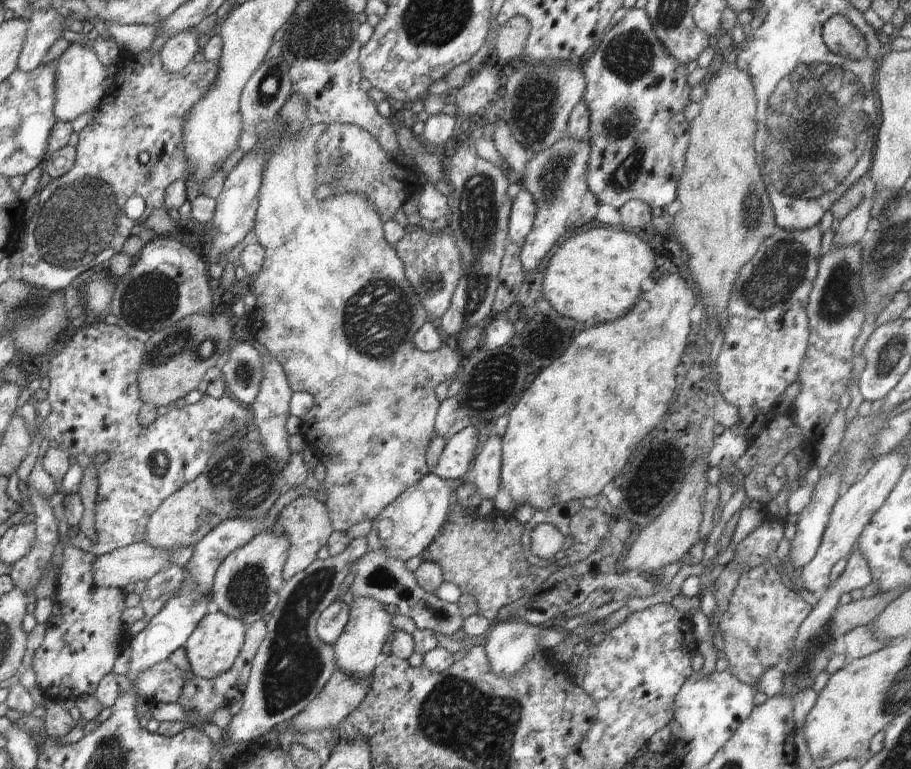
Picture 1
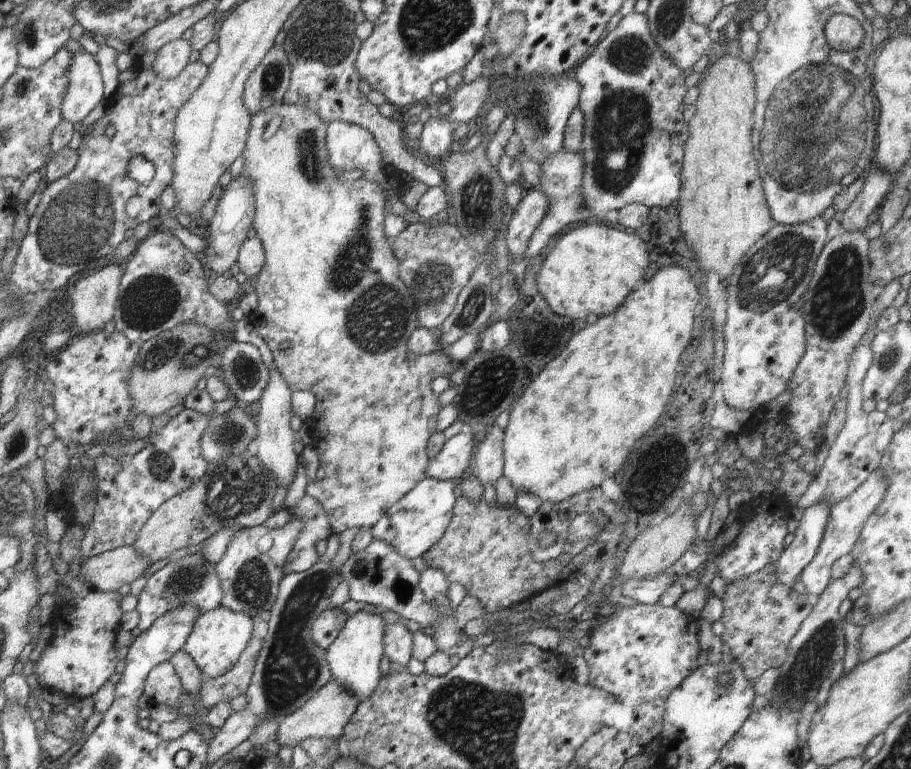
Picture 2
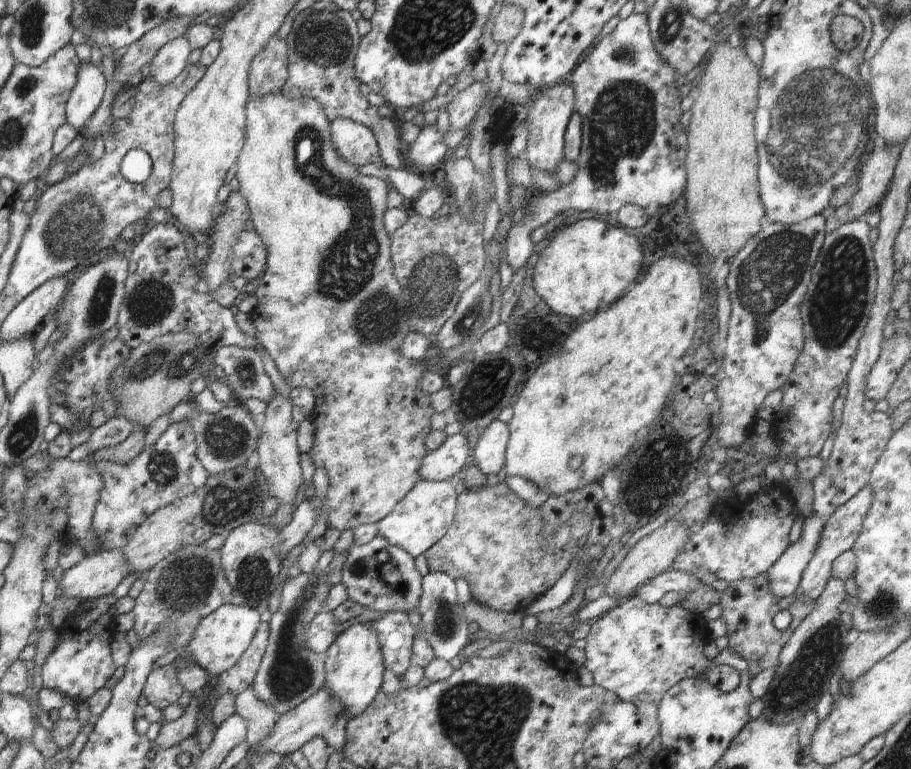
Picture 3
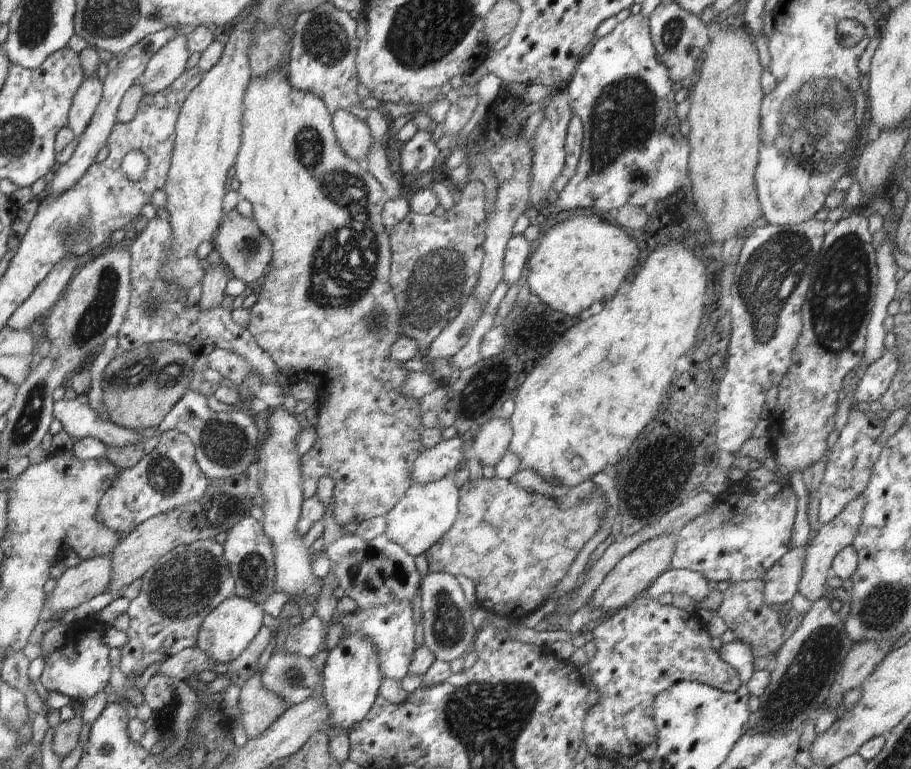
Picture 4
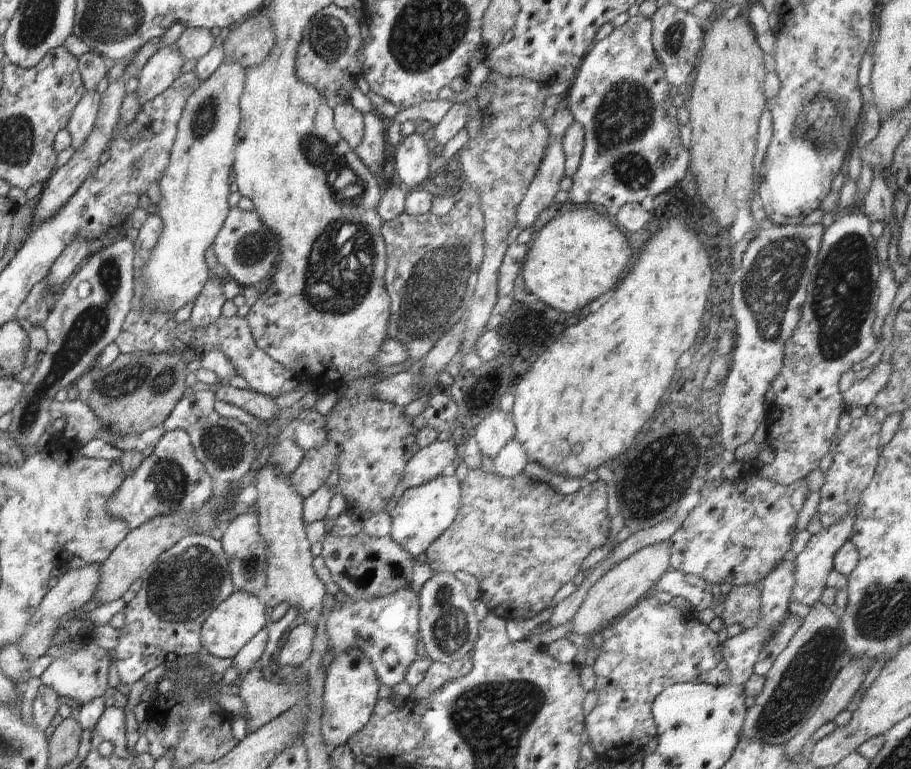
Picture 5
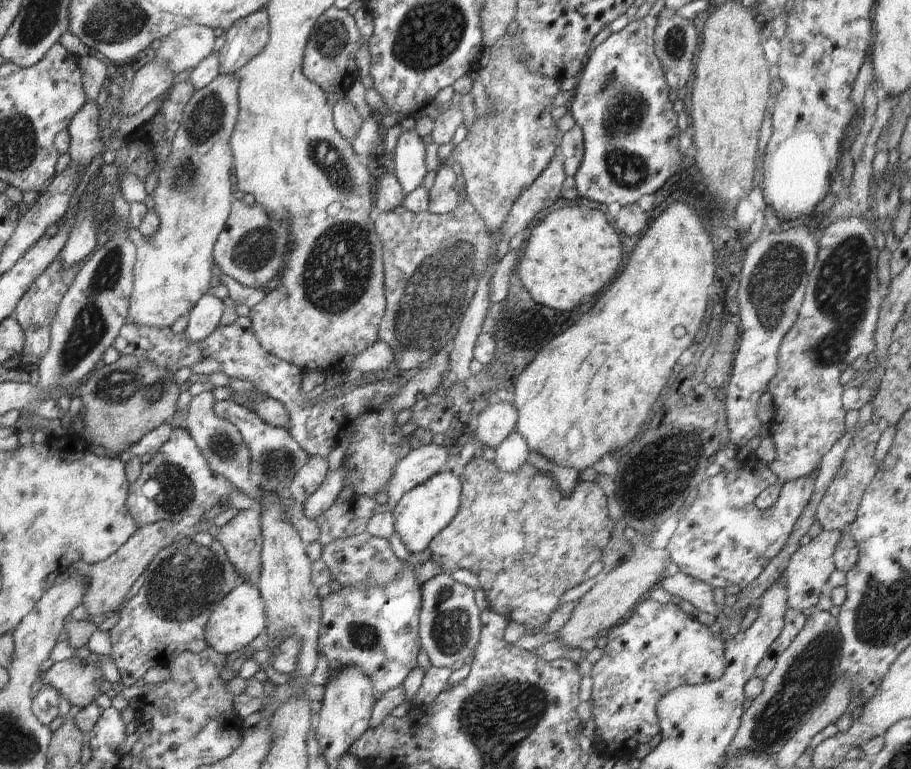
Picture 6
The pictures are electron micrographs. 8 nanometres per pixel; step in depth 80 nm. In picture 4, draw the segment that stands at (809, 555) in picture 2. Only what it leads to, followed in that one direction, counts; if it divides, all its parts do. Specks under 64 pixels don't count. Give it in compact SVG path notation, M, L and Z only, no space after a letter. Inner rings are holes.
M806 545L794 548L780 558L776 565L768 570L764 576L764 604L780 609L784 604L788 604L793 596L798 592L798 584L804 567L804 554Z

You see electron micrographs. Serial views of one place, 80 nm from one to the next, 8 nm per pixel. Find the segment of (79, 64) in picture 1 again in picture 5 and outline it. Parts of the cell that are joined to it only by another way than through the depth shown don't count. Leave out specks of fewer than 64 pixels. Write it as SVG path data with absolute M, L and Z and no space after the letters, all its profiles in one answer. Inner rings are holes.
M97 91L88 92L82 96L82 100L78 102L78 106L74 108L72 116L70 116L67 126L72 140L72 148L78 150L86 138L90 136L94 124L96 124L99 105L101 104L101 94Z

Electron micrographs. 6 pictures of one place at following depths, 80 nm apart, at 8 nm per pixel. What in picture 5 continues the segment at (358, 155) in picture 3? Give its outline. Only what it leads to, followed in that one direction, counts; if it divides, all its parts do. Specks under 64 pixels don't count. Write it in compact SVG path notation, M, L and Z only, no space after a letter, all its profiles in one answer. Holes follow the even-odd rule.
M349 101L337 105L333 109L333 116L336 130L348 142L348 146L356 151L364 134L363 114Z

